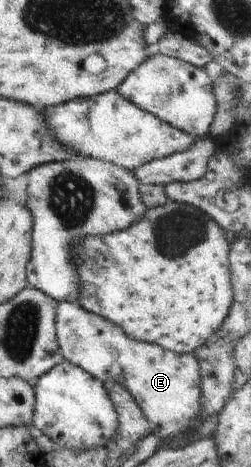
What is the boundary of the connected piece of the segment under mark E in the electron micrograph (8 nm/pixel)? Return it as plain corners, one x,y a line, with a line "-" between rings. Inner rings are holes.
62,301
56,307
56,336
61,355
69,363
80,367
85,373
95,377
95,363
117,363
123,371
123,385
135,398
136,404
143,410
144,416
151,422
152,434
161,439
178,436
181,432
192,431
194,423
203,419
200,413
201,395
200,367
193,354
177,353
157,344
131,339
124,334
119,325
94,314
75,301

